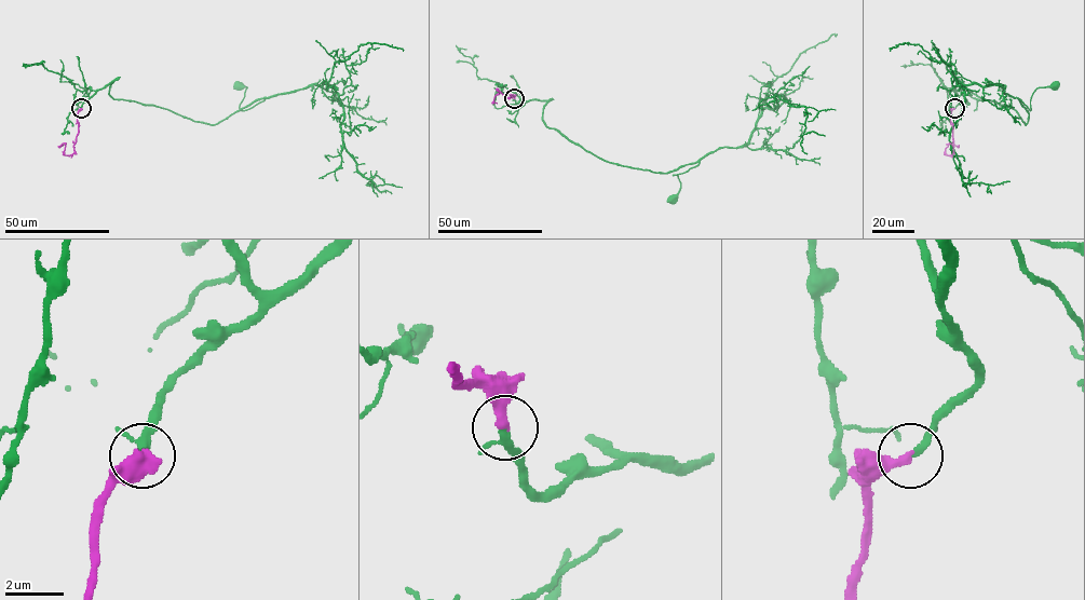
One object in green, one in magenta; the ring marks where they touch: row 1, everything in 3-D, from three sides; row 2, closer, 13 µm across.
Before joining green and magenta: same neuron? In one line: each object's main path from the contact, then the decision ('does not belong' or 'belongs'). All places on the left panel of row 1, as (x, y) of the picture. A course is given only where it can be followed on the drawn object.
course green (81, 108), (112, 81), (113, 99), (217, 124), (266, 98), (241, 110), (247, 87), (238, 84); course magenta (81, 108), (75, 152), (65, 154), (65, 144), (59, 146), (64, 145); belongs

